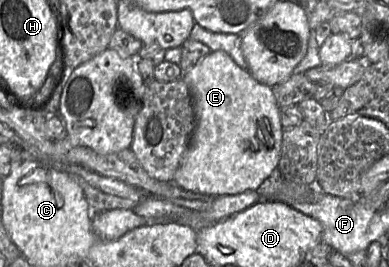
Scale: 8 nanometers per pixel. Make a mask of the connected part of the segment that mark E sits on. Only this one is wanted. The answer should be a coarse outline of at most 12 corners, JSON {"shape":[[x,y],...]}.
{"shape":[[224,51],[183,78],[195,129],[173,182],[211,197],[278,169],[274,89]]}

